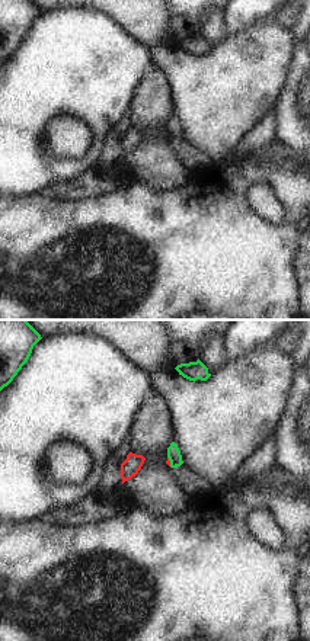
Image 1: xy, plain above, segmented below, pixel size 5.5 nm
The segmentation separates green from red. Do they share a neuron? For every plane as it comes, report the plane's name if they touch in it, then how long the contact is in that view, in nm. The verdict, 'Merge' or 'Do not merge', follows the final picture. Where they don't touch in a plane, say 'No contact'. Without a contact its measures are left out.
Touches green in xy. Shared border 70 nm

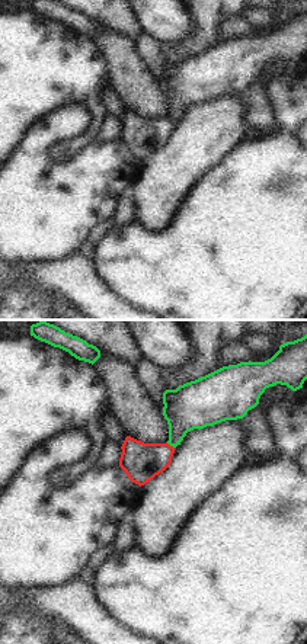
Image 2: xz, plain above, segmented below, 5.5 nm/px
Touches green in xz. Shared border 60 nm

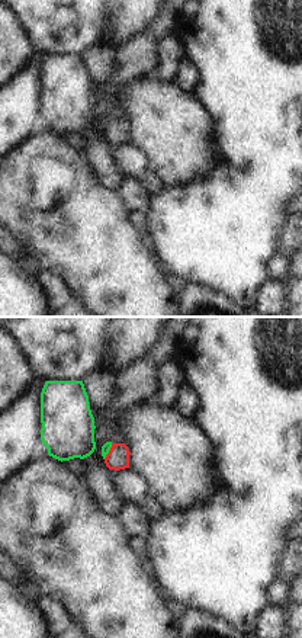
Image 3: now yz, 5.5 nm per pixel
Touches green in yz. Shared border 100 nm

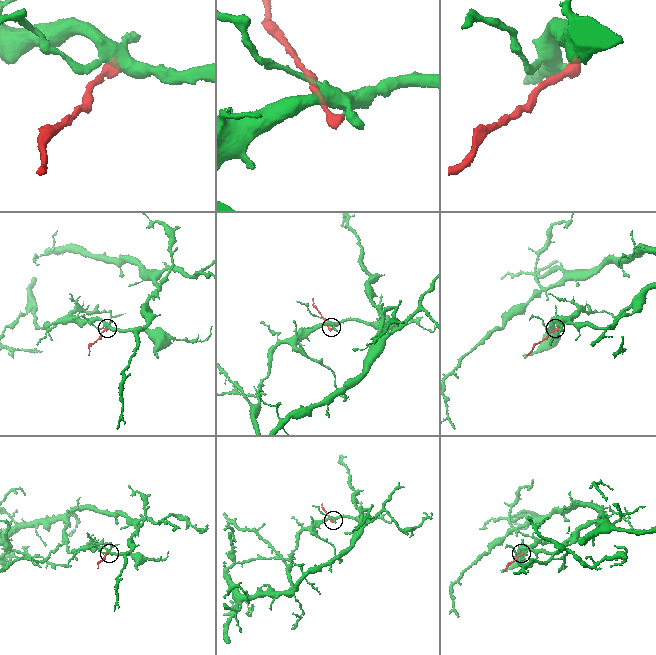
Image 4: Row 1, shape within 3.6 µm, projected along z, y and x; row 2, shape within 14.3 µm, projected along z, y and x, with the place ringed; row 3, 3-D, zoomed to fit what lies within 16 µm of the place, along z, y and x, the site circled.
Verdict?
Do not merge

